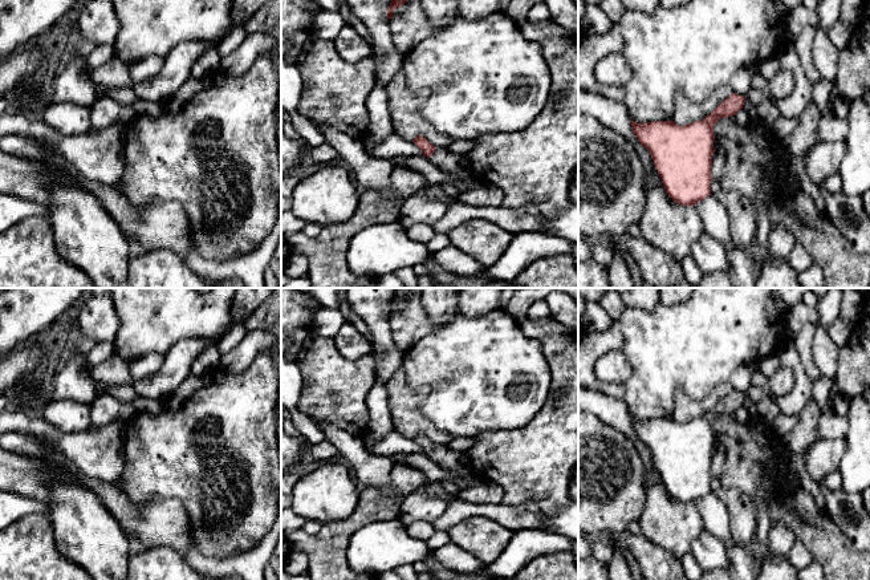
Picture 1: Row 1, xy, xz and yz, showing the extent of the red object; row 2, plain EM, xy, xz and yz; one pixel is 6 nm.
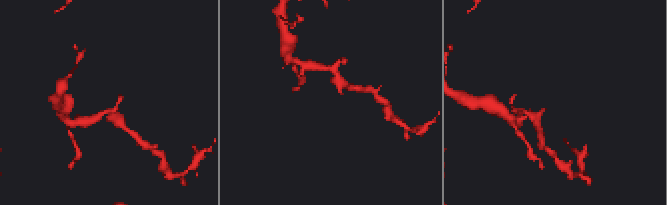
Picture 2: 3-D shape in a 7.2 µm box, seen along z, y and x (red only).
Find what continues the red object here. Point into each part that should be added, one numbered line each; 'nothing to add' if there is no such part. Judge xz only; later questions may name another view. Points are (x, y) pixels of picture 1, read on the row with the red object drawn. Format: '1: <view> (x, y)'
1: xz (451, 163)

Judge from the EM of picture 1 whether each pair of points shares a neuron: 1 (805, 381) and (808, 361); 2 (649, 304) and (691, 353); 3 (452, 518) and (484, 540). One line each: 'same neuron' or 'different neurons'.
1: different neurons
2: different neurons
3: different neurons

